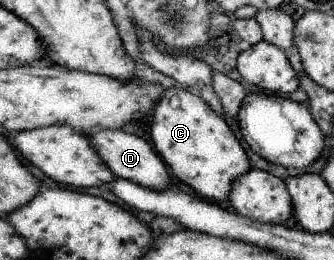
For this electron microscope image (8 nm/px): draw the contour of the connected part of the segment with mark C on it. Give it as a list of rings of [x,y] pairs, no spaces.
[[[170,87],[165,90],[165,94],[153,114],[150,142],[165,164],[173,169],[174,176],[192,188],[198,197],[218,205],[229,198],[233,183],[253,168],[246,151],[233,131],[224,118],[215,113],[213,107],[202,97],[183,88]]]

